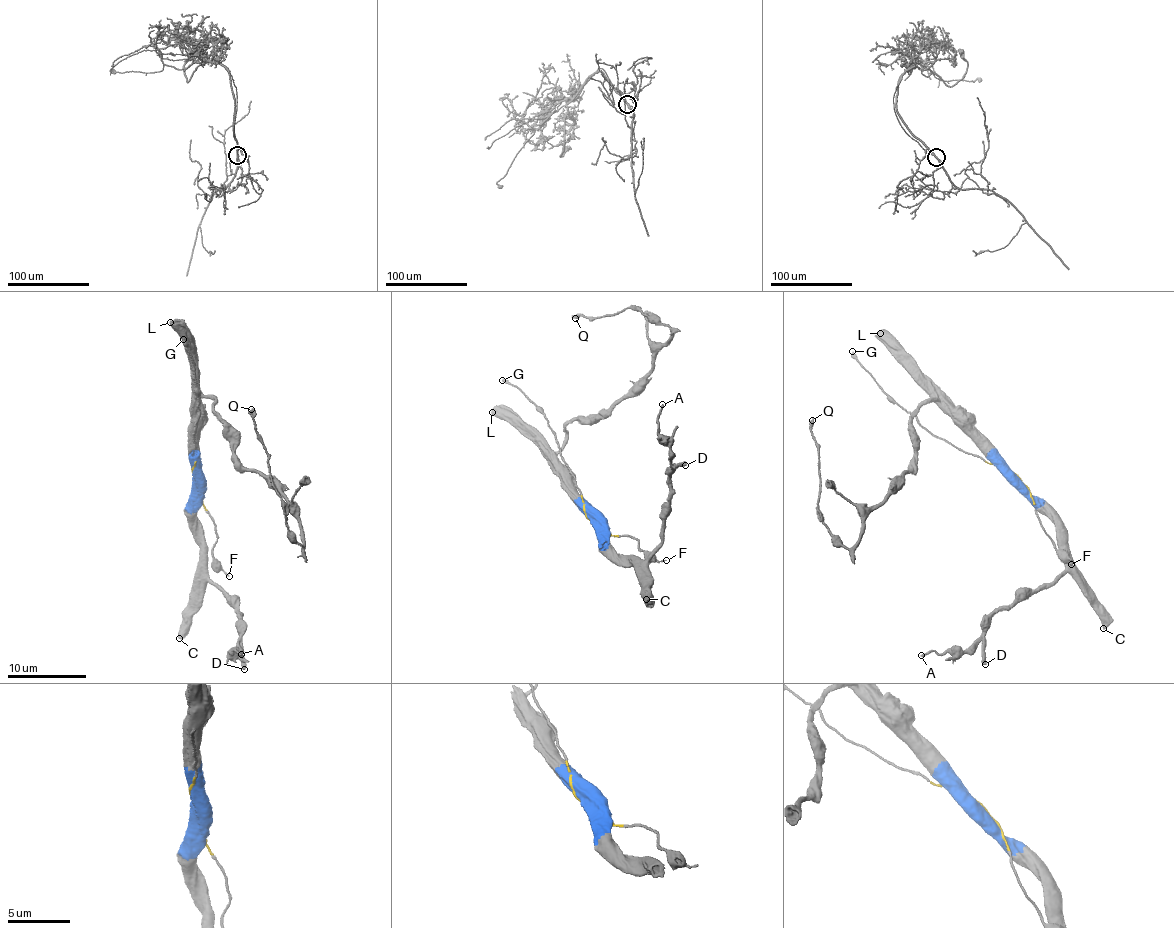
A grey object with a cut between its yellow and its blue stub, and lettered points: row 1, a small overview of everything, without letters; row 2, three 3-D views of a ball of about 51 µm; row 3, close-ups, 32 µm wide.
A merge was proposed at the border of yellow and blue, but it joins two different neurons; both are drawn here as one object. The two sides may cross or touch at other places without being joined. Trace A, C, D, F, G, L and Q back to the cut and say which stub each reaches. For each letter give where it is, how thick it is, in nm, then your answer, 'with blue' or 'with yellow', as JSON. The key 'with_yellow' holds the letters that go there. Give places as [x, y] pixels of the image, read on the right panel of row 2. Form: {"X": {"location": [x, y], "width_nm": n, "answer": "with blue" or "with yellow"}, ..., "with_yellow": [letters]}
{"A": {"location": [921, 655], "width_nm": 190, "answer": "with blue"}, "C": {"location": [1103, 628], "width_nm": 480, "answer": "with blue"}, "D": {"location": [985, 664], "width_nm": 400, "answer": "with blue"}, "F": {"location": [1071, 564], "width_nm": 120, "answer": "with yellow"}, "G": {"location": [852, 351], "width_nm": 360, "answer": "with yellow"}, "L": {"location": [880, 333], "width_nm": 500, "answer": "with blue"}, "Q": {"location": [812, 420], "width_nm": 400, "answer": "with blue"}, "with_yellow": ["F", "G"]}

